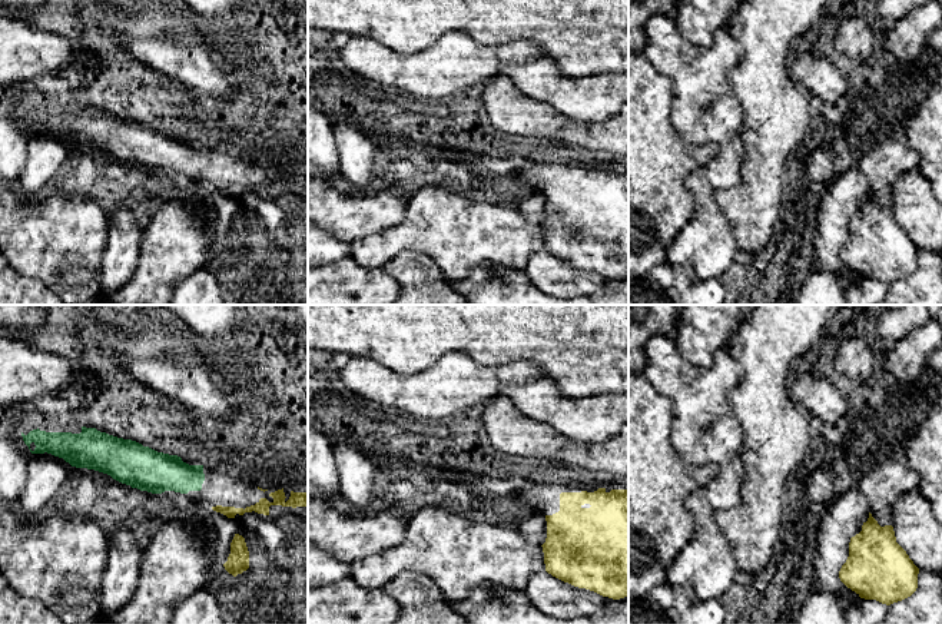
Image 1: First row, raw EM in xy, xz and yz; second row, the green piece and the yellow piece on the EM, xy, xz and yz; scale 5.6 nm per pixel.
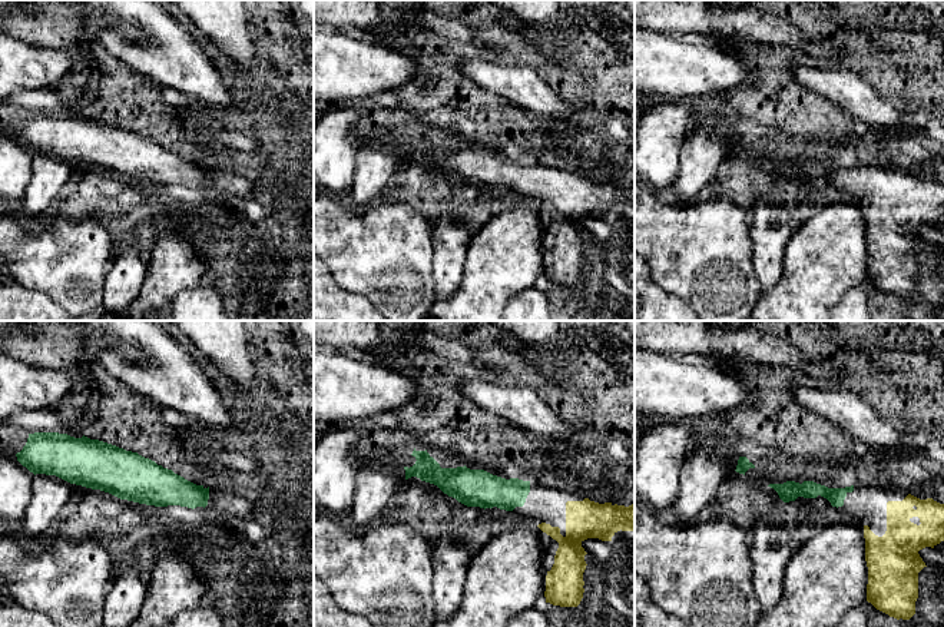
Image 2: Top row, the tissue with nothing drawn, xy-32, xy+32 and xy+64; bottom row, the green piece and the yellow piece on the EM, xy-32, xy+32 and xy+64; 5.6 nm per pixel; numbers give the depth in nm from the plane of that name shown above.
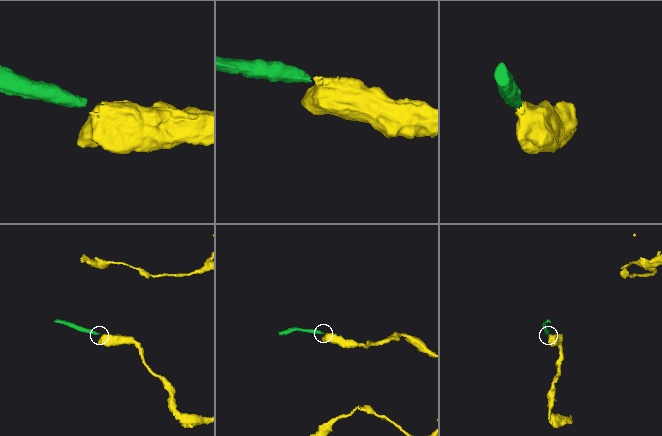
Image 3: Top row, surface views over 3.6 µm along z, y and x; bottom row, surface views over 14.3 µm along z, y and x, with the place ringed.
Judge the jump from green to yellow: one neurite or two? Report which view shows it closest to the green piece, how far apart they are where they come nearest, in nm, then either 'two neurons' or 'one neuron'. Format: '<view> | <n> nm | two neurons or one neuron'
xy | 120 nm | one neuron

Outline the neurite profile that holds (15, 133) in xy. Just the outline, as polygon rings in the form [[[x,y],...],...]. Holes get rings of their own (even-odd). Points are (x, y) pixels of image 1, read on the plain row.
[[[13,92],[0,100],[0,182],[19,180],[29,155],[30,129],[21,116],[23,94]]]

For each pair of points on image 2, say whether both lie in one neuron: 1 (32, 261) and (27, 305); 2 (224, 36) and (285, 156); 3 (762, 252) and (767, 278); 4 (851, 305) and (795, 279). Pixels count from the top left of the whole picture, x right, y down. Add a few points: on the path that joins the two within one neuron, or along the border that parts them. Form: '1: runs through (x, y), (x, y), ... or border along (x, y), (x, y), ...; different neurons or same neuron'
1: border along (15, 279), (27, 288), (45, 292), (59, 305); different neurons
2: runs through (247, 66), (247, 80), (277, 110), (277, 126); same neuron
3: runs through (767, 258), (767, 272); same neuron
4: border along (863, 285), (850, 289), (832, 305); different neurons

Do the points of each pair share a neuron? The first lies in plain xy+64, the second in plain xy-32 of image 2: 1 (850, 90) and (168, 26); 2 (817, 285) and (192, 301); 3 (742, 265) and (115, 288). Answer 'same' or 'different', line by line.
1: same
2: different
3: different

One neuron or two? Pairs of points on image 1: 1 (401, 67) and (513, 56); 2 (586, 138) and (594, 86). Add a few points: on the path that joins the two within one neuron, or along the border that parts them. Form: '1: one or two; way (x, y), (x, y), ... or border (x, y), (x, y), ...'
1: one; way (428, 67), (486, 62)
2: two; border (557, 109), (583, 120), (606, 120), (613, 116)

